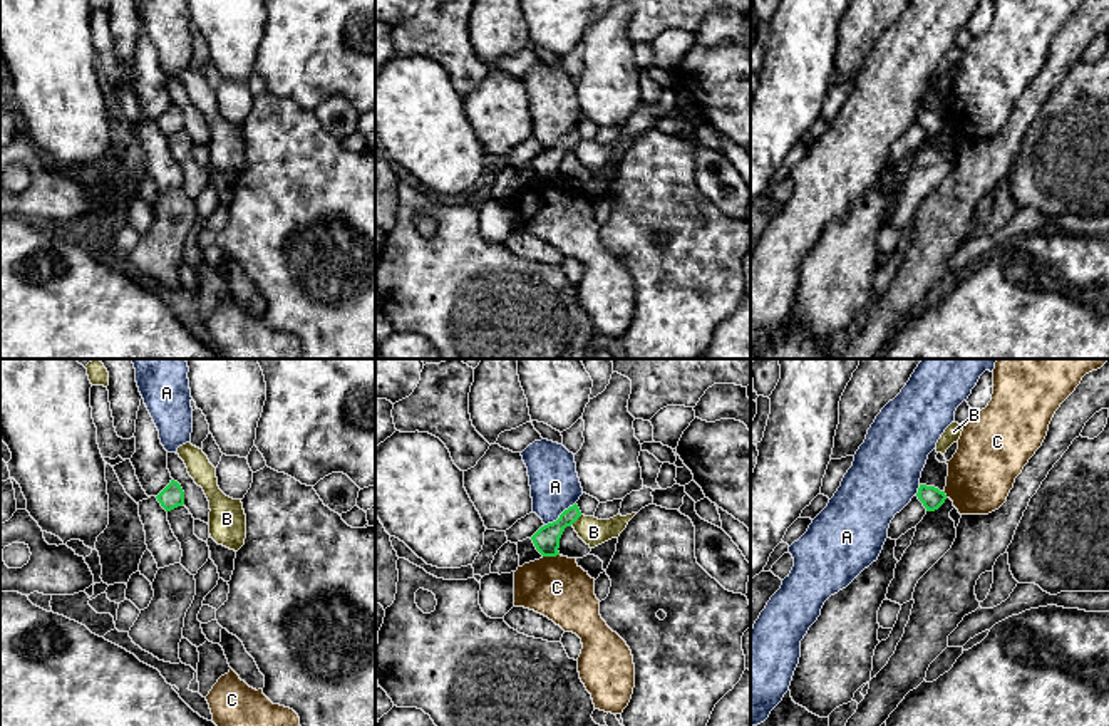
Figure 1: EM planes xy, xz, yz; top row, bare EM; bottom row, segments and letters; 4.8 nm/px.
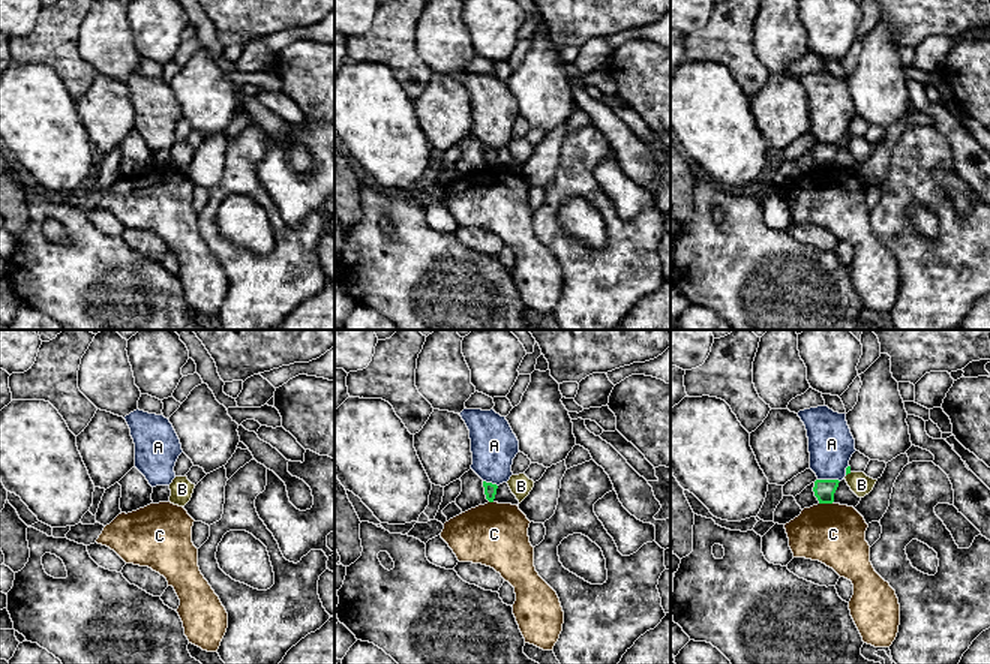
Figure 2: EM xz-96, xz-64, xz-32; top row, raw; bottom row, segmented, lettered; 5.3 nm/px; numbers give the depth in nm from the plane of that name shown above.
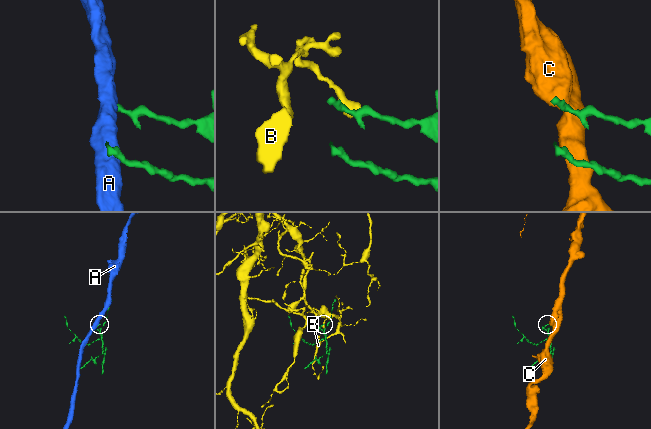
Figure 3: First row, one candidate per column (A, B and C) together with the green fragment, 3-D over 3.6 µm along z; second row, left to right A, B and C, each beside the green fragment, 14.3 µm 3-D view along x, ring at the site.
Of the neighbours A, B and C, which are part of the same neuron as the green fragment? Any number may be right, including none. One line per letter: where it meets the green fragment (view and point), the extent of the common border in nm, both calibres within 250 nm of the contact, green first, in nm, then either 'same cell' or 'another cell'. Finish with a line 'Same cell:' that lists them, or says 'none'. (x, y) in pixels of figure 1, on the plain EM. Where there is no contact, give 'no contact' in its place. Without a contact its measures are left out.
A: meets green in xz at (560, 140); contact 190 nm long; 130 nm thick on the green side, 240 nm on the other; another cell
B: meets green in xz at (575, 145); contact 80 nm long; 130 nm thick on the green side, 140 nm on the other; another cell
C: meets green in xz at (550, 180); contact 80 nm long; 130 nm thick on the green side, 300 nm on the other; another cell
Same cell: none

